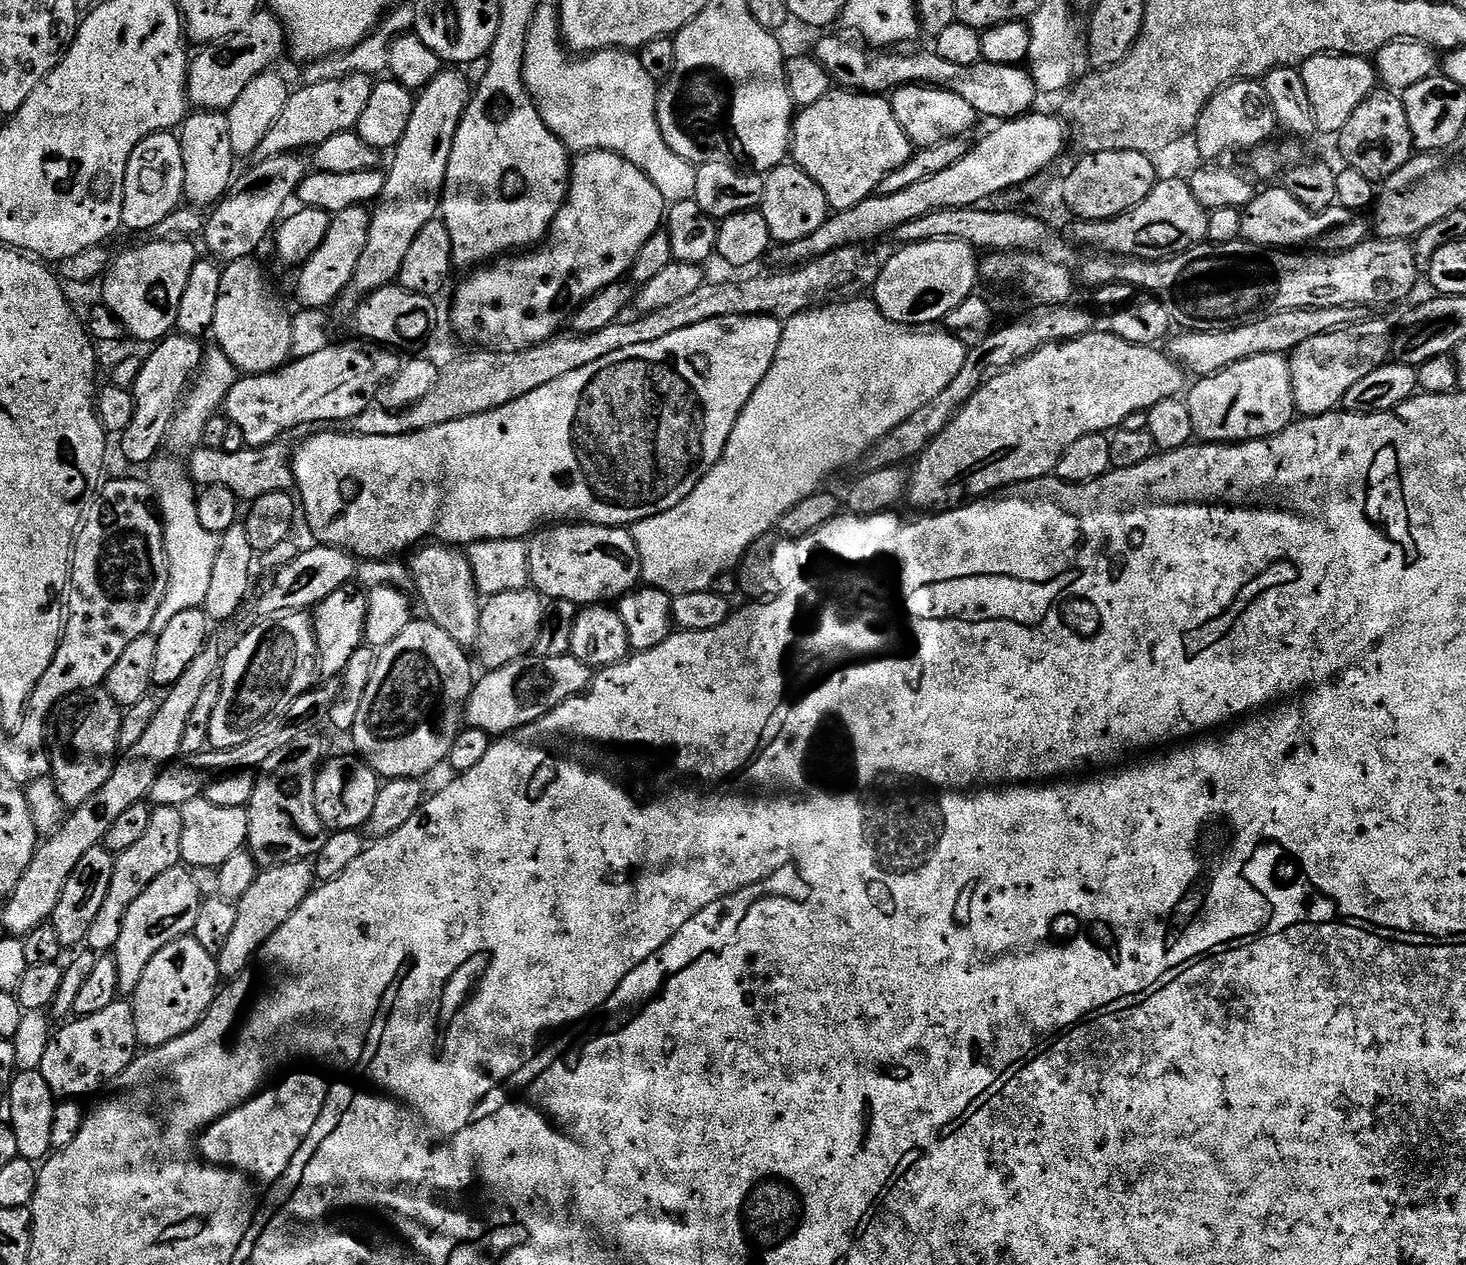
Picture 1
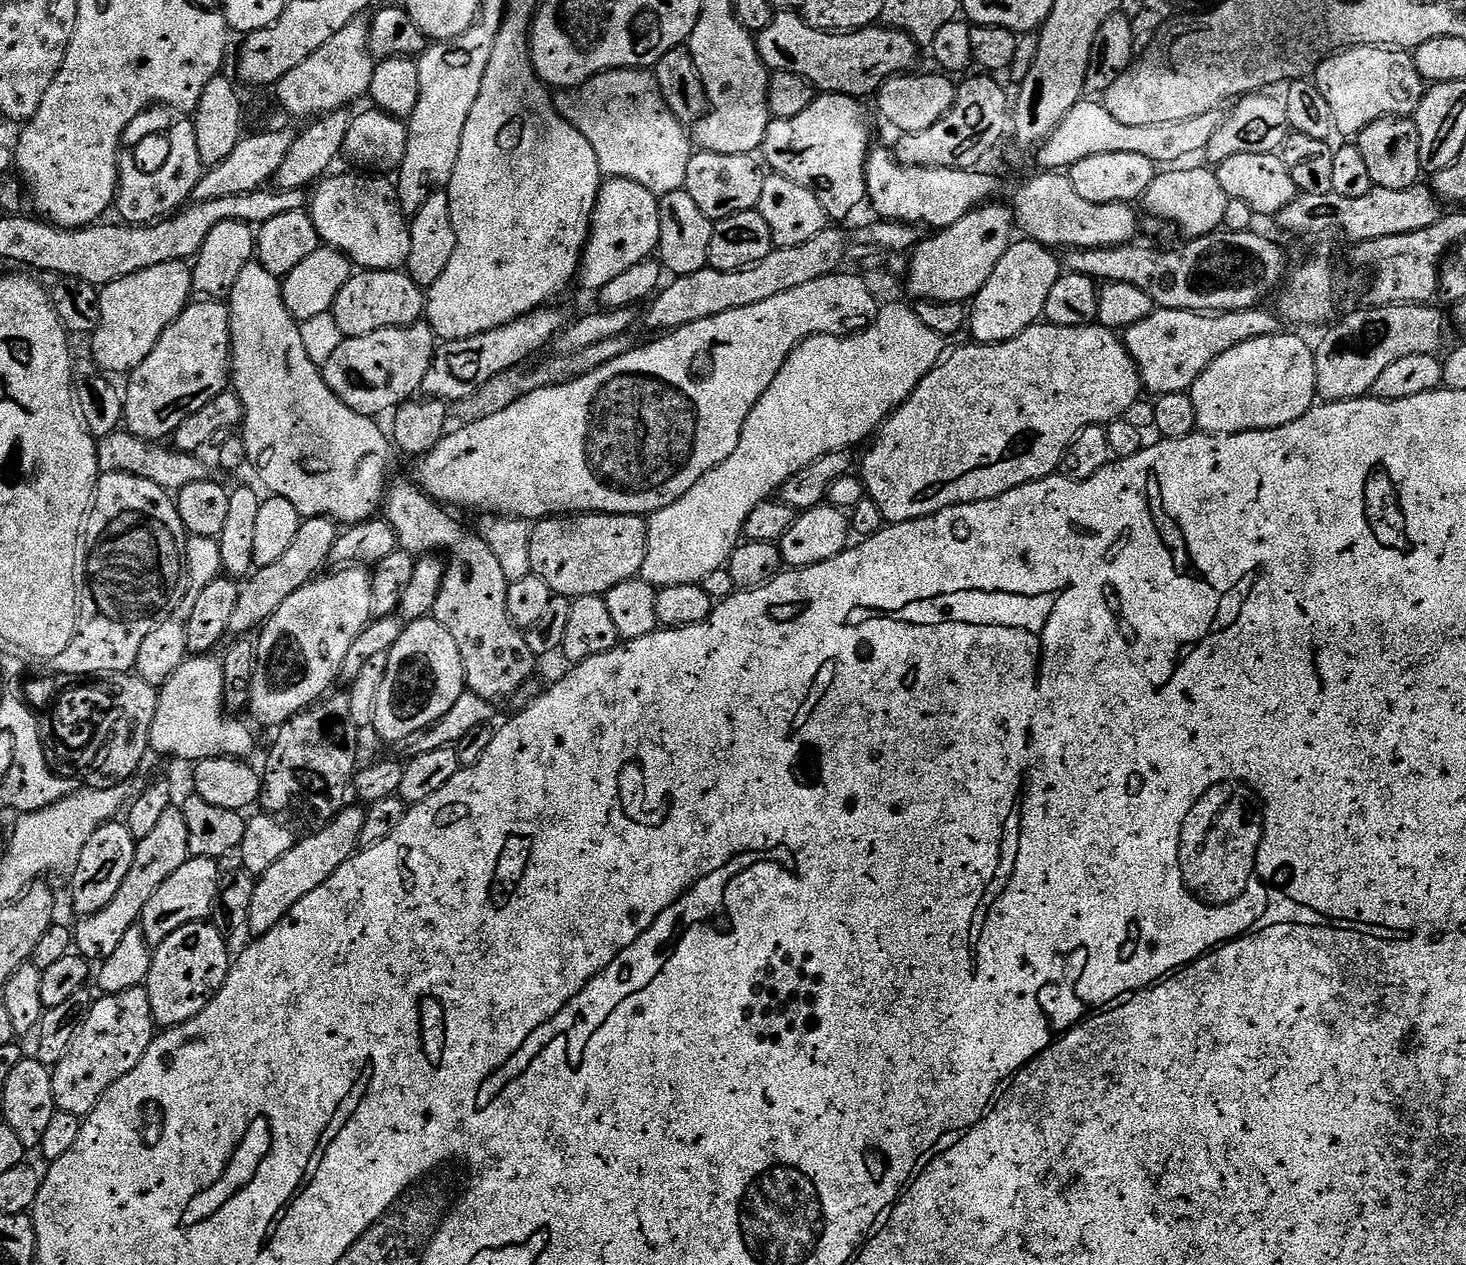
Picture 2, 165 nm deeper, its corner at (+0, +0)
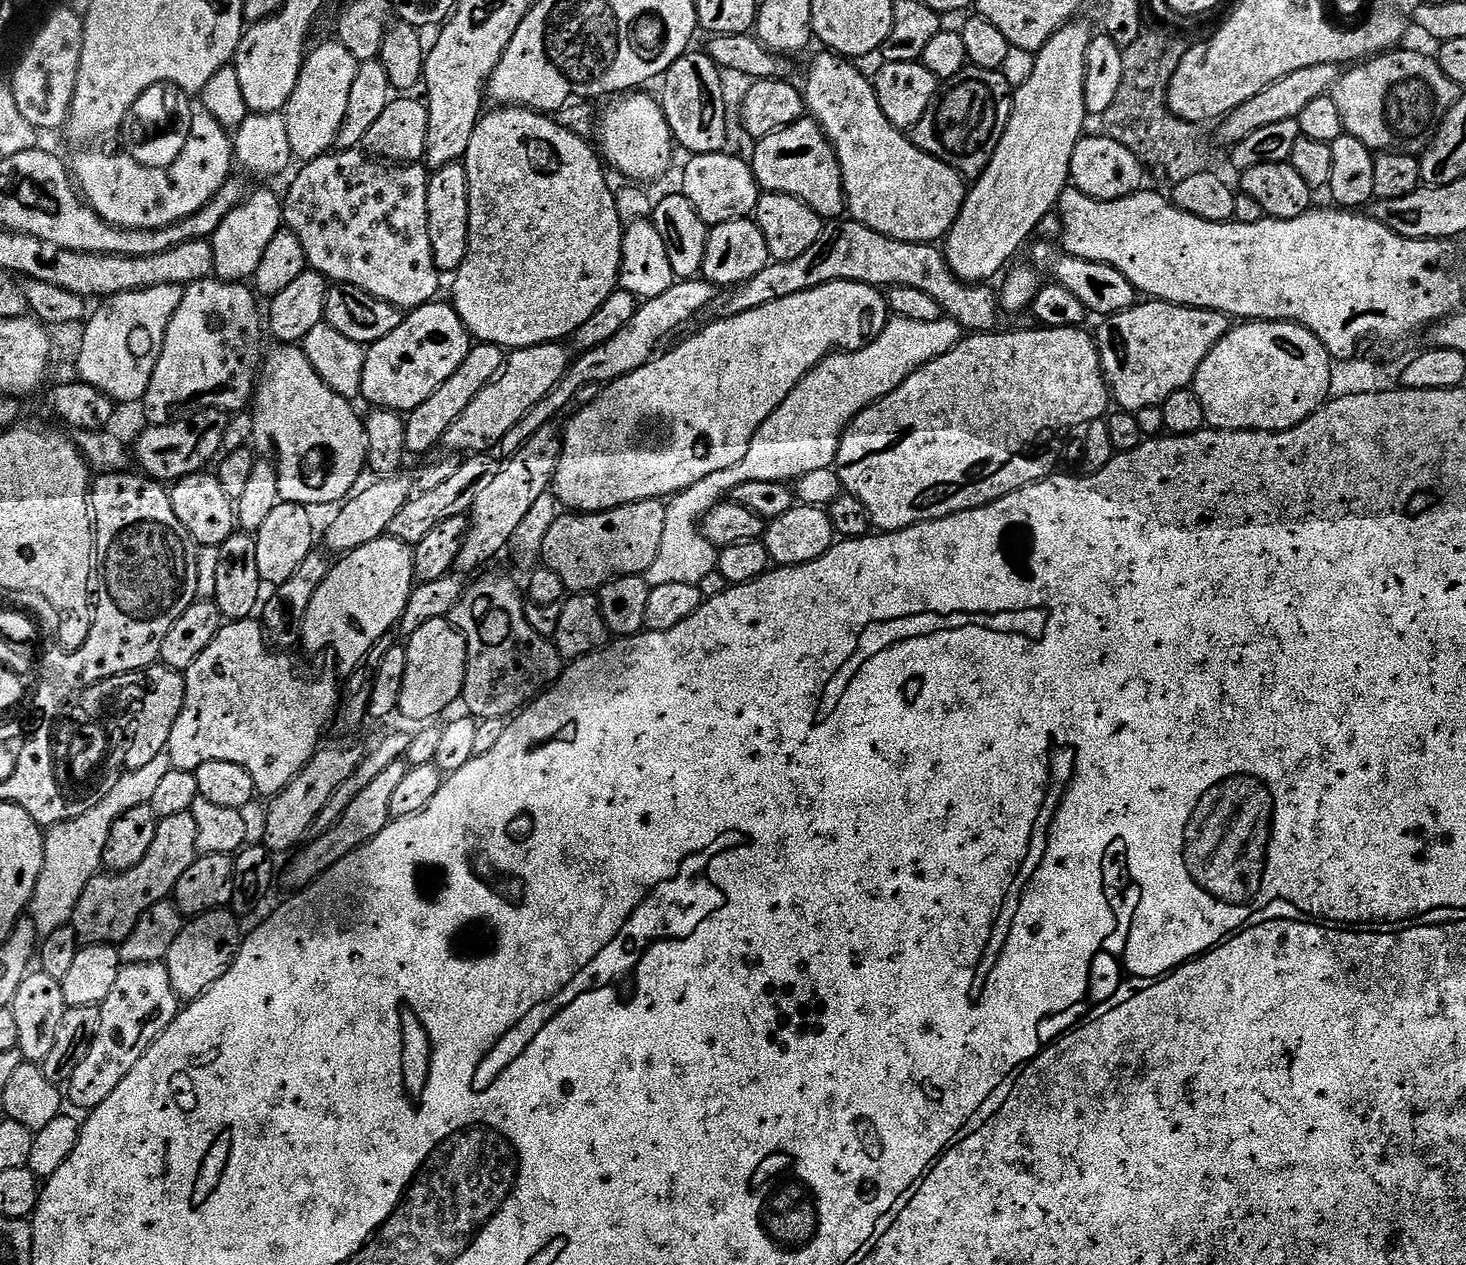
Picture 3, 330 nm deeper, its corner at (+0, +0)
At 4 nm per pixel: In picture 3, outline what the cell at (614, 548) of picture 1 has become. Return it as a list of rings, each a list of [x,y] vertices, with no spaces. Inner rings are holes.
[[[643,500],[633,504],[623,504],[605,512],[557,515],[554,526],[550,526],[550,531],[546,533],[540,551],[543,563],[550,570],[554,570],[558,578],[562,578],[564,587],[569,593],[592,594],[619,576],[644,576],[648,573],[650,566],[654,566],[654,558],[658,558],[658,549],[662,546],[662,534],[665,531],[665,501]]]

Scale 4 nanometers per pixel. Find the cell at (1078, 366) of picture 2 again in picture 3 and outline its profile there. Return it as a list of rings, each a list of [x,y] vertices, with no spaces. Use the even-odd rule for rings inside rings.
[[[1031,326],[1025,332],[1004,332],[993,330],[983,334],[972,334],[961,339],[946,354],[934,358],[918,370],[914,370],[888,396],[882,397],[875,404],[862,410],[854,417],[852,423],[844,429],[840,437],[840,445],[836,451],[835,469],[840,479],[841,489],[849,496],[857,496],[866,506],[872,519],[873,529],[881,533],[900,532],[912,524],[924,524],[928,520],[941,520],[966,510],[974,510],[1002,498],[1027,484],[1044,480],[1057,471],[1056,463],[1060,460],[1060,451],[1064,448],[1064,440],[1060,435],[1067,428],[1083,429],[1085,426],[1107,417],[1110,412],[1110,393],[1108,381],[1100,365],[1100,351],[1096,349],[1096,341],[1091,331],[1084,332],[1079,328],[1046,328]]]

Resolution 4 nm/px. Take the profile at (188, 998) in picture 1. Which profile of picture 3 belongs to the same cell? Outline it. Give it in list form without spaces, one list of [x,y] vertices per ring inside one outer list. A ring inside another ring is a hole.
[[[228,910],[206,912],[202,916],[189,919],[184,929],[174,938],[166,961],[170,970],[170,982],[181,1001],[197,1000],[207,988],[214,986],[234,962],[242,943],[242,932],[236,929],[237,917]]]

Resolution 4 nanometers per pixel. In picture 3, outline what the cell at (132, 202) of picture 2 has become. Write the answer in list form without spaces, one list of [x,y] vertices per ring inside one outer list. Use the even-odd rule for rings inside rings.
[[[196,102],[190,138],[167,166],[149,166],[131,154],[80,152],[70,160],[70,168],[83,199],[106,222],[123,228],[165,228],[200,210],[233,175],[232,136],[204,104]]]

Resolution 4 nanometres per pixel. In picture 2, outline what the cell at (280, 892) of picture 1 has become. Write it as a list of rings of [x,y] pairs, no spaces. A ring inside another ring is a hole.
[[[345,806],[337,812],[334,819],[327,821],[317,832],[309,834],[305,840],[297,839],[292,849],[286,851],[282,858],[275,862],[270,870],[262,873],[256,881],[254,899],[250,901],[250,918],[246,925],[247,931],[252,931],[253,937],[265,936],[306,894],[318,890],[326,878],[330,878],[338,870],[338,866],[346,863],[351,856],[356,855],[360,848],[362,830],[368,821],[367,811],[363,807],[351,808]]]

